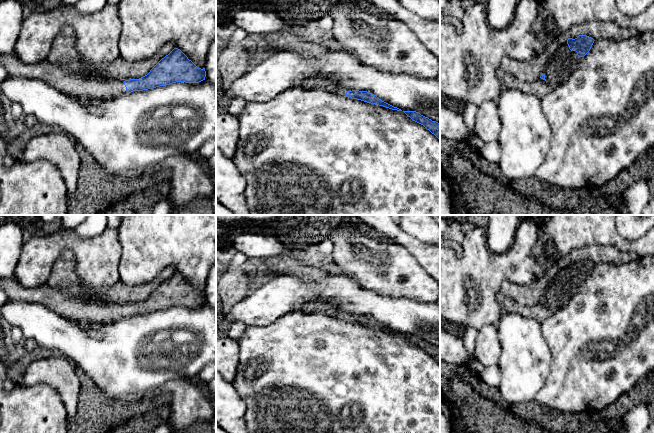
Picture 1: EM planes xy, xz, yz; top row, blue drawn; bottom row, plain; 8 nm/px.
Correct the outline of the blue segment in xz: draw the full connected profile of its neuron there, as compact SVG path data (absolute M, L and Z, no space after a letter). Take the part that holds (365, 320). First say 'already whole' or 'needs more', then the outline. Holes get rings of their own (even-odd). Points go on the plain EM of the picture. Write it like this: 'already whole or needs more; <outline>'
needs more; M317 299L315 301L309 301L305 303L300 310L304 313L324 313L331 317L345 319L352 323L361 324L367 327L383 330L392 334L402 335L401 333L394 331L381 323L379 323L376 319L367 316L367 315L359 315L359 314L352 314L349 315L345 313L343 310L338 309L336 307L330 307L327 303L322 301L321 299Z

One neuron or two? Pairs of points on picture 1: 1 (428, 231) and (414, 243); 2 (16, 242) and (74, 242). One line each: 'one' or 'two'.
1: two
2: two

